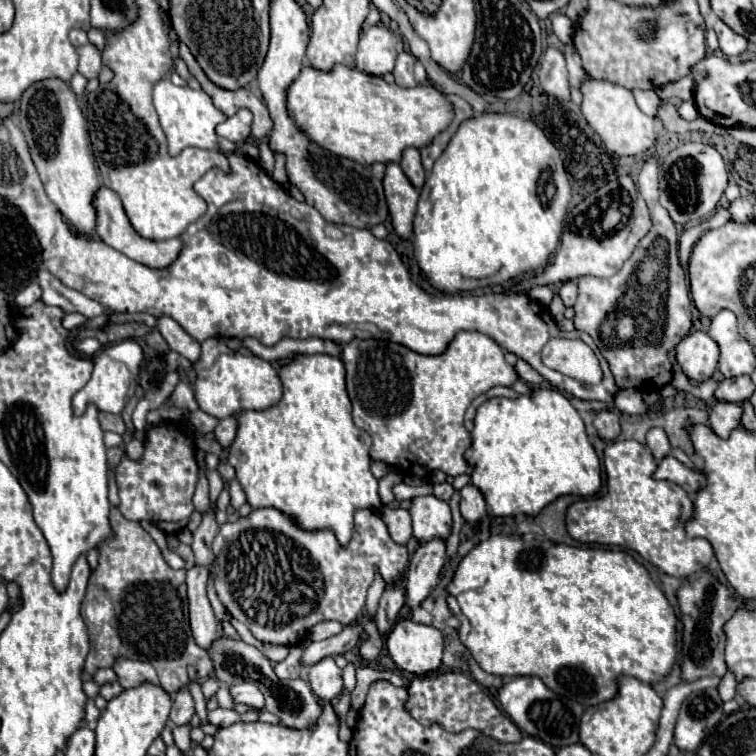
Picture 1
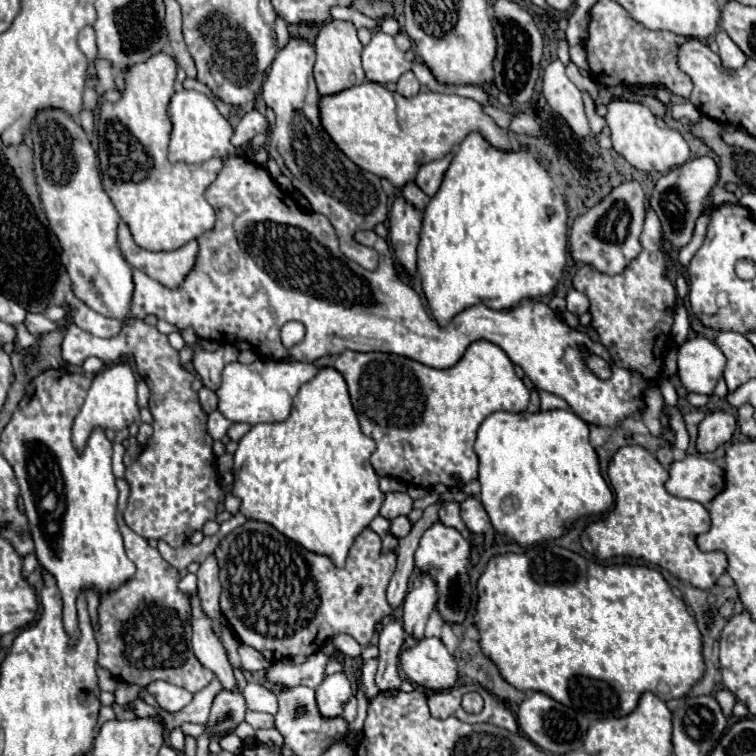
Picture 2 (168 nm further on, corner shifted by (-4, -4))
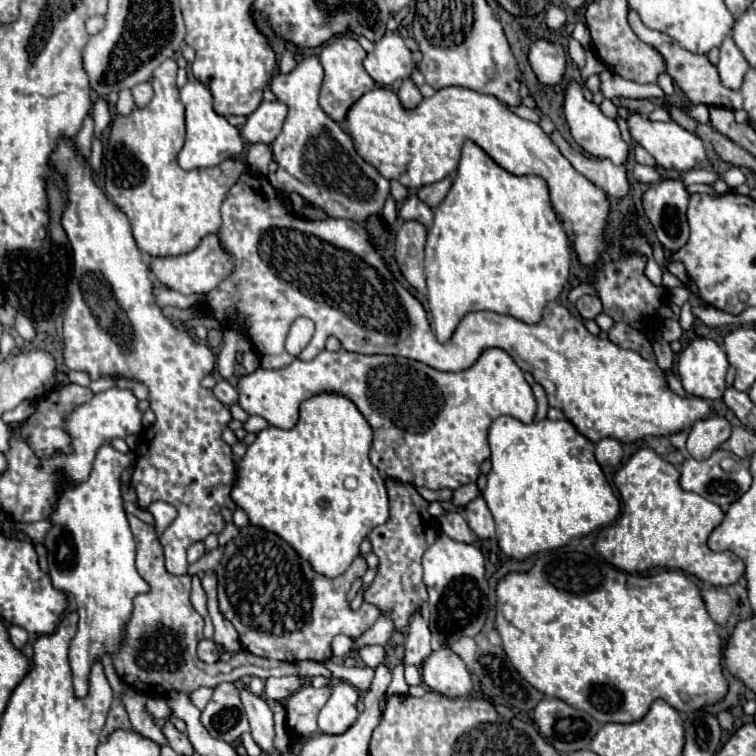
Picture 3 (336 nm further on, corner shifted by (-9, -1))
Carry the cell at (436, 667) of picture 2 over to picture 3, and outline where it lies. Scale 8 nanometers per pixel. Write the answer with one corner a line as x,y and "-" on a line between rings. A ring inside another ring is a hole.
439,648
425,660
423,680
433,692
449,698
463,698
473,690
473,680
465,662
451,648

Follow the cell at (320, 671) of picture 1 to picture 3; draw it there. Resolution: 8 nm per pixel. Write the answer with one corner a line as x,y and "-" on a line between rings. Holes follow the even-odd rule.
335,684
331,688
331,698
319,712
319,732
329,736
347,732
347,728
351,728
359,716
357,700
359,692
351,684

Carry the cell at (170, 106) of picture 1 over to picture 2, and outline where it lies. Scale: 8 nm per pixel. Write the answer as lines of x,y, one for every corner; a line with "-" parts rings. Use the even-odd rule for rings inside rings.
180,91
174,93
168,105
168,117
172,121
172,139
170,139
170,153
168,159
172,163
186,161
186,163
202,163
212,157
228,157
236,151
236,147
230,145
232,127
228,119
224,119
216,105
198,91

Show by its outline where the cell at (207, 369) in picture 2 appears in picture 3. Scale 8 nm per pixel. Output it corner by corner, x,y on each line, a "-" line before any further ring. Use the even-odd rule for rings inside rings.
219,380
217,382
217,386
213,388
213,392
215,392
215,396
225,404
225,406
231,406
231,404
237,404
237,398
239,398
239,394
237,394
237,390
229,384
229,382
225,382
225,380

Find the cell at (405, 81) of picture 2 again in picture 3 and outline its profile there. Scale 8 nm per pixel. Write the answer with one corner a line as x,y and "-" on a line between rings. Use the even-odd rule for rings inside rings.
405,78
405,80
403,80
403,86
399,88
397,96
399,96
399,102
401,102
401,106
403,106
405,110
413,110
413,108
423,100
419,88
413,84
411,78

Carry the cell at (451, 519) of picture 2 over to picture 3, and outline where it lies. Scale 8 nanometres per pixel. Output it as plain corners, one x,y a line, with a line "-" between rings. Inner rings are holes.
447,512
445,516
441,516
439,518
439,526
441,526
441,532
445,532
451,540
465,542
465,544
473,544
475,542
475,534
471,532
471,528
463,520
463,516
457,514
457,512

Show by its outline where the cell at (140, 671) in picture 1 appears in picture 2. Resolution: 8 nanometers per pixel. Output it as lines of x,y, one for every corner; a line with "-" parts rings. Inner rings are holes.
156,681
156,683
148,683
148,687
144,687
146,693
150,693
158,705
170,713
180,711
184,705
188,705
192,701
192,693
188,693
182,687
176,687
172,683
166,681

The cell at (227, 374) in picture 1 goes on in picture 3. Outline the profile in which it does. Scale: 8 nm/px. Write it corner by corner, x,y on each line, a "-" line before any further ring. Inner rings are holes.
343,348
339,352
323,350
311,362
295,358
289,366
281,370
257,368
253,374
247,374
239,380
237,392
239,392
239,404
247,414
259,414
271,426
283,430
289,430
297,424
299,406
303,400
311,396
333,392
349,398
373,428
373,444
371,444
373,466
389,478
431,490
439,488
457,490
459,486
477,480
481,462
491,456
487,434
495,418
511,416
523,424
531,424
535,418
535,396
531,392
531,386
525,382
523,372
515,364
515,360
499,348
485,350
479,356
479,360
463,372
439,372
423,362
399,356
365,356
365,354
347,352

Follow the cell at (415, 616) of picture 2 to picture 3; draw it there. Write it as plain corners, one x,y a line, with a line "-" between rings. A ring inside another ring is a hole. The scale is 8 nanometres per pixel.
417,612
411,620
409,634
405,638
403,664
421,668
421,664
429,658
429,652
433,650
431,650
431,632
427,628
427,618
421,612

